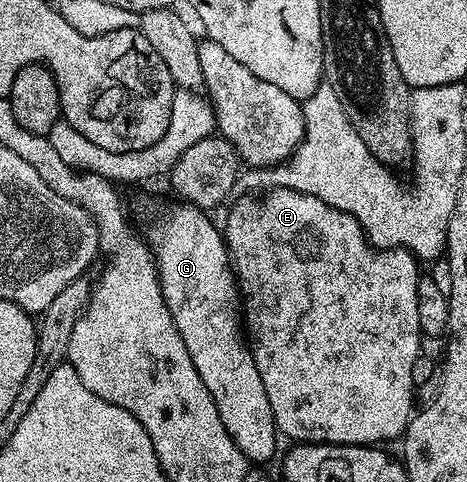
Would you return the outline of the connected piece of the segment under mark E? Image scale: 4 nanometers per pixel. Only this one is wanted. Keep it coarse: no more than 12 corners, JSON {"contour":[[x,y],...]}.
{"contour":[[271,187],[224,239],[274,427],[416,408],[419,261]]}

